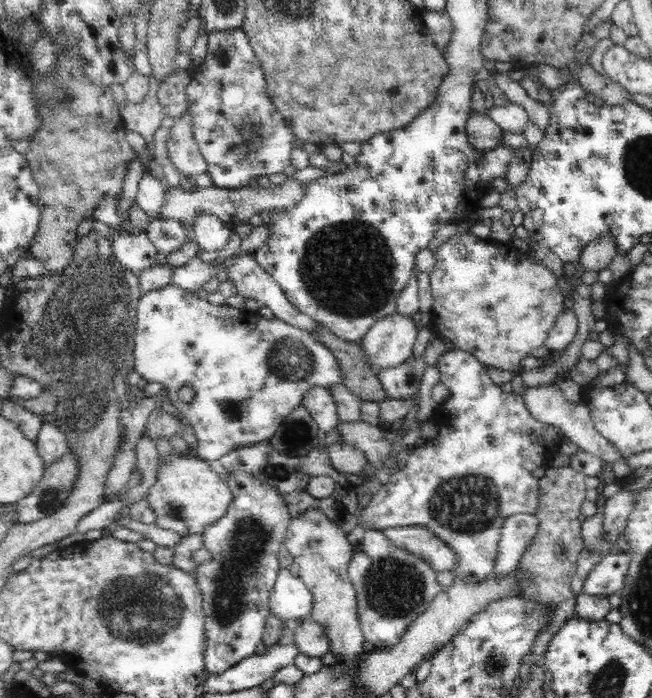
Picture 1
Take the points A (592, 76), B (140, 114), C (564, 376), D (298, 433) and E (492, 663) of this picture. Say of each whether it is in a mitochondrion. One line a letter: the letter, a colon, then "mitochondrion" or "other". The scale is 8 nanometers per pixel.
A: other
B: other
C: other
D: mitochondrion
E: mitochondrion

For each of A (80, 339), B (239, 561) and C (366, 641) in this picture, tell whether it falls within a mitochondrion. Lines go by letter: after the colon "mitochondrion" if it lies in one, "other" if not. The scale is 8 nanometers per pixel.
A: mitochondrion
B: mitochondrion
C: other

